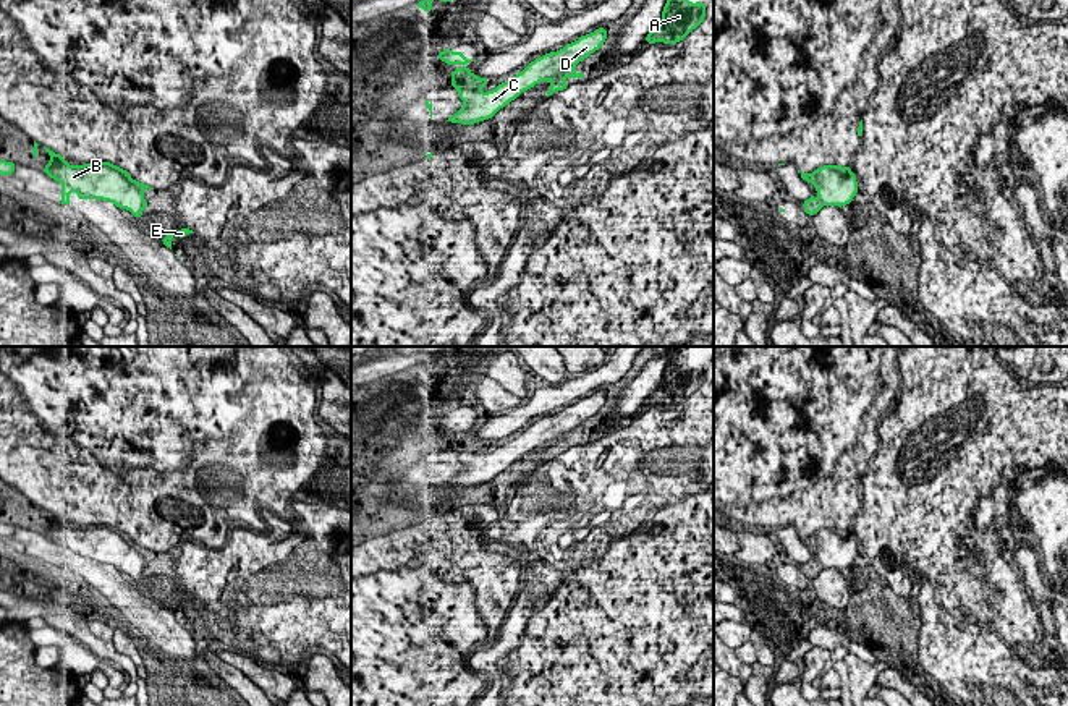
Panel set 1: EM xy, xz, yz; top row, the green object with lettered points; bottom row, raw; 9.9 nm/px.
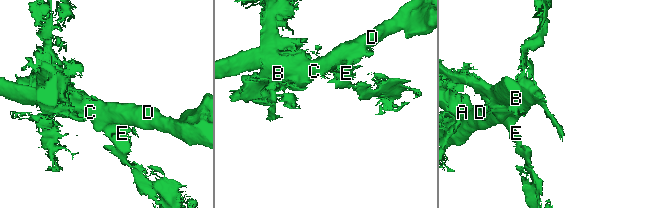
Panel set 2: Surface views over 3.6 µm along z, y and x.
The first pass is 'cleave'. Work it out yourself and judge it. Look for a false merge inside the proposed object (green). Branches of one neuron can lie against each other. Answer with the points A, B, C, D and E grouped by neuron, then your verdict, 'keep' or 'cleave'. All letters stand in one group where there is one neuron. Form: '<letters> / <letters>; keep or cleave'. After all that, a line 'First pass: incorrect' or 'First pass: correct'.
A B C D / E; cleave
First pass: correct

